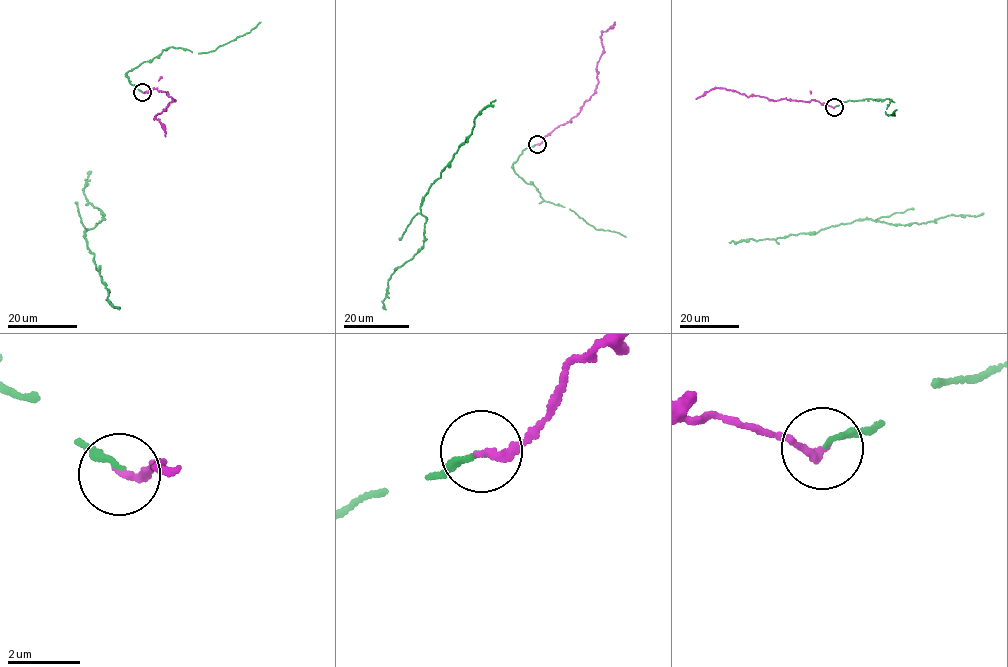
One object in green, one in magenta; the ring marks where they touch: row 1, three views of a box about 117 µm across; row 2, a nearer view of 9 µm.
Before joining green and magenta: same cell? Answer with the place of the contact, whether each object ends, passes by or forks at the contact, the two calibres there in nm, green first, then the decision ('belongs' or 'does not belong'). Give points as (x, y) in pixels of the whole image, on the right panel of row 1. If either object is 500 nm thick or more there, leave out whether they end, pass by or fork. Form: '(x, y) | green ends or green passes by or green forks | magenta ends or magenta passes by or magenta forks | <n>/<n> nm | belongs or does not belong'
(834, 107) | green ends | magenta ends | 140/200 nm | belongs

